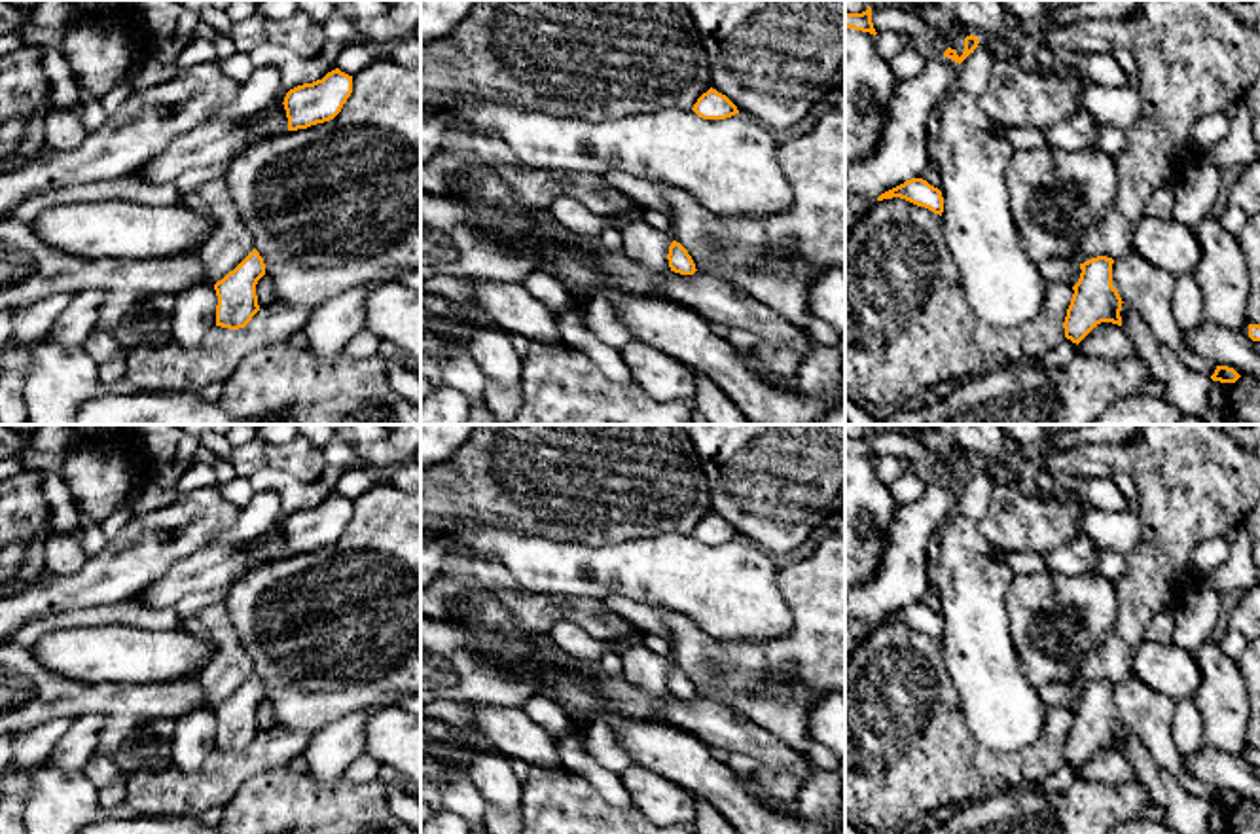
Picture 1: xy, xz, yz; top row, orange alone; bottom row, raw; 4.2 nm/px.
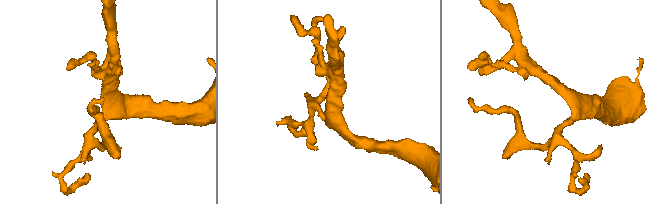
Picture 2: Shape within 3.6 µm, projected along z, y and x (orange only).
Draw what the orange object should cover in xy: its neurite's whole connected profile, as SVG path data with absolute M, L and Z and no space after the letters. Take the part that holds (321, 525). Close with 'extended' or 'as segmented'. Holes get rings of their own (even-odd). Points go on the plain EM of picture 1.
M339 493L322 504L290 514L284 521L288 555L333 544L352 517L352 500Z; as segmented

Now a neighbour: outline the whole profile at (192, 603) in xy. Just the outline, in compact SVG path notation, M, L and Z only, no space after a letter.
M231 584L218 588L218 589L208 589L208 591L195 591L184 595L176 605L174 610L180 616L180 627L184 627L184 620L191 614L197 614L201 608L210 607L214 603L222 603L229 591Z

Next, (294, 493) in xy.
M275 466L258 468L248 476L248 481L254 493L269 489L280 497L280 512L273 529L282 529L290 514L322 504L328 497L337 493L333 487L326 487L318 481L301 481L294 474Z

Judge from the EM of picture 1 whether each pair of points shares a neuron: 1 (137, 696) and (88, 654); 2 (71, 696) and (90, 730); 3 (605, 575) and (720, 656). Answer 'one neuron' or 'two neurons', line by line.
1: two neurons
2: two neurons
3: two neurons

